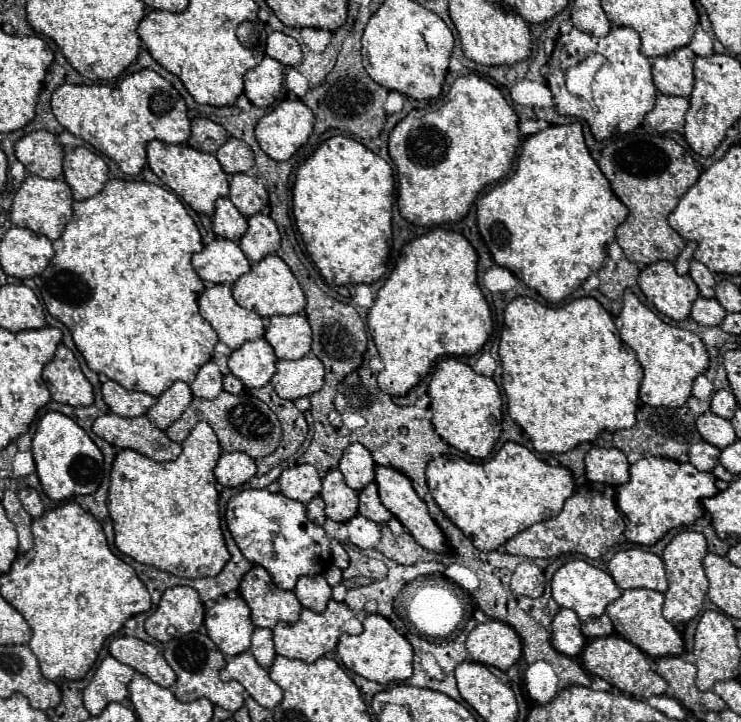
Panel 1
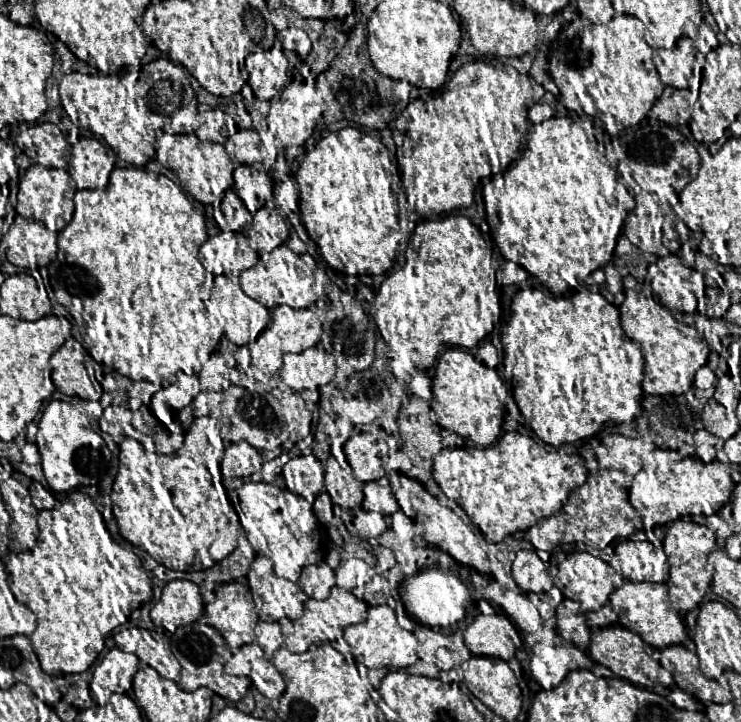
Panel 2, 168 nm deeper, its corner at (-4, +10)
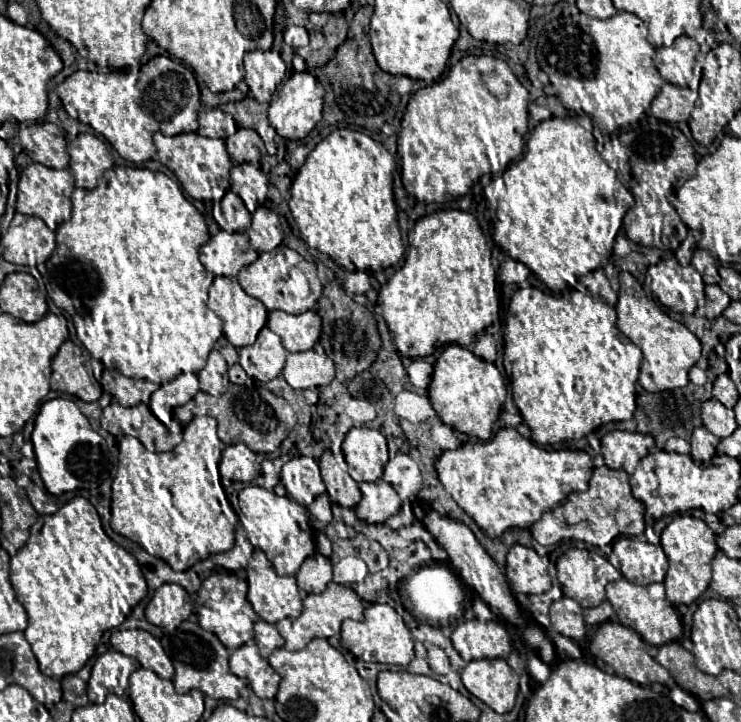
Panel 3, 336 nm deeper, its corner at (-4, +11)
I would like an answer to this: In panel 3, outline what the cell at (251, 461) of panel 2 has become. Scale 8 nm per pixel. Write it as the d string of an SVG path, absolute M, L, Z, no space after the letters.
M233 444L223 450L219 472L227 480L251 482L255 476L259 476L259 462L255 452L251 452L245 444Z

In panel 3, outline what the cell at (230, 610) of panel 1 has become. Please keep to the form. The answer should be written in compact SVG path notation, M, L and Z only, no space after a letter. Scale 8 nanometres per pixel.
M213 568L209 578L201 584L193 612L199 618L199 626L207 632L213 632L229 650L235 650L253 640L253 624L259 620L251 602L247 600L247 582L223 568Z

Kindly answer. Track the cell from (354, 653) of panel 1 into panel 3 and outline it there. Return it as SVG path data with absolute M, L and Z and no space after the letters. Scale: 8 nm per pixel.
M371 604L365 608L365 618L361 622L345 620L341 624L341 646L349 650L355 658L365 662L381 662L381 664L395 664L407 666L413 654L413 636L405 626L403 618L389 606L389 604Z

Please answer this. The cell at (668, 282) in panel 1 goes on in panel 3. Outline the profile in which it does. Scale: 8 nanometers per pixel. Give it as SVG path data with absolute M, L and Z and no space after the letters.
M675 256L649 266L651 290L669 310L705 316L706 296L702 275L693 266L681 266Z

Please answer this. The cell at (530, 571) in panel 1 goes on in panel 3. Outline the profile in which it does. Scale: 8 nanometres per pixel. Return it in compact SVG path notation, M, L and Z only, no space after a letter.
M513 544L507 554L505 574L519 594L543 594L551 588L551 578L547 574L547 566L539 558L533 548Z

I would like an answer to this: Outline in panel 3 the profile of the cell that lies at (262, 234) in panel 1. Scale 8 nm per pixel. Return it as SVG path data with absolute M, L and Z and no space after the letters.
M257 208L253 212L253 222L251 222L251 228L247 230L247 236L251 240L251 246L257 252L275 250L283 240L283 232L281 232L277 214L269 208Z

